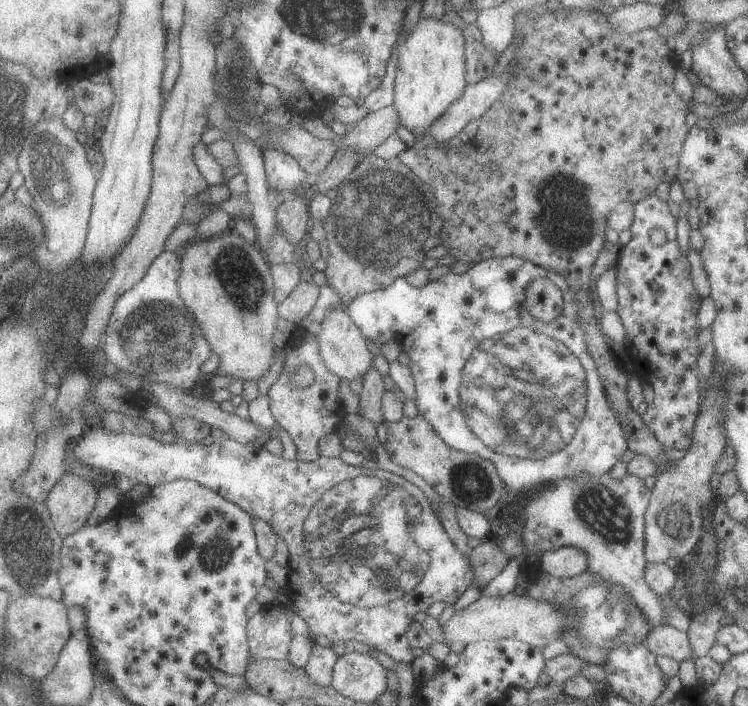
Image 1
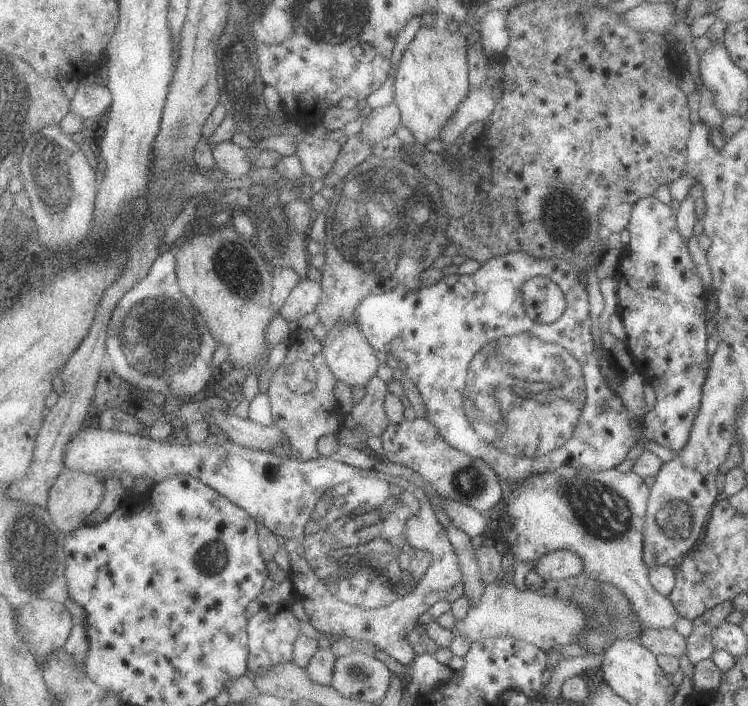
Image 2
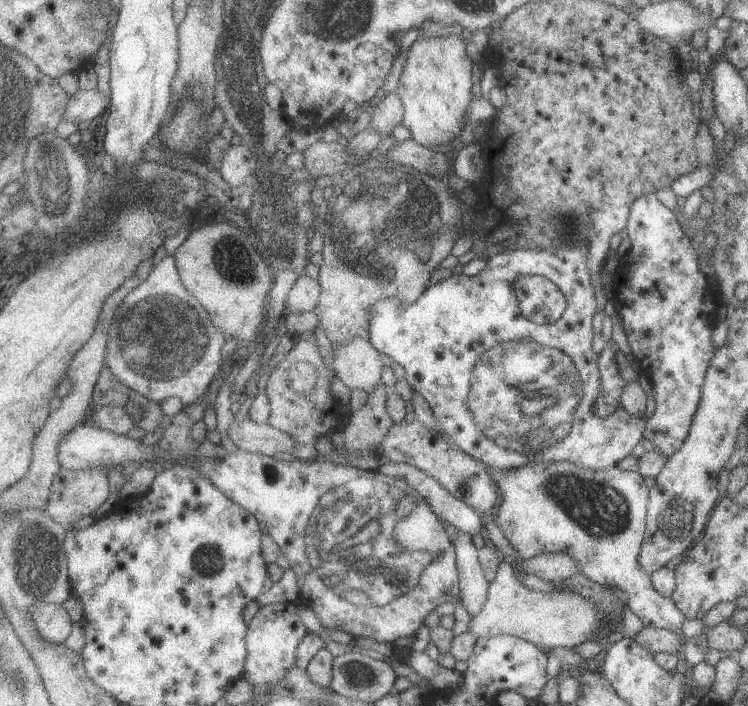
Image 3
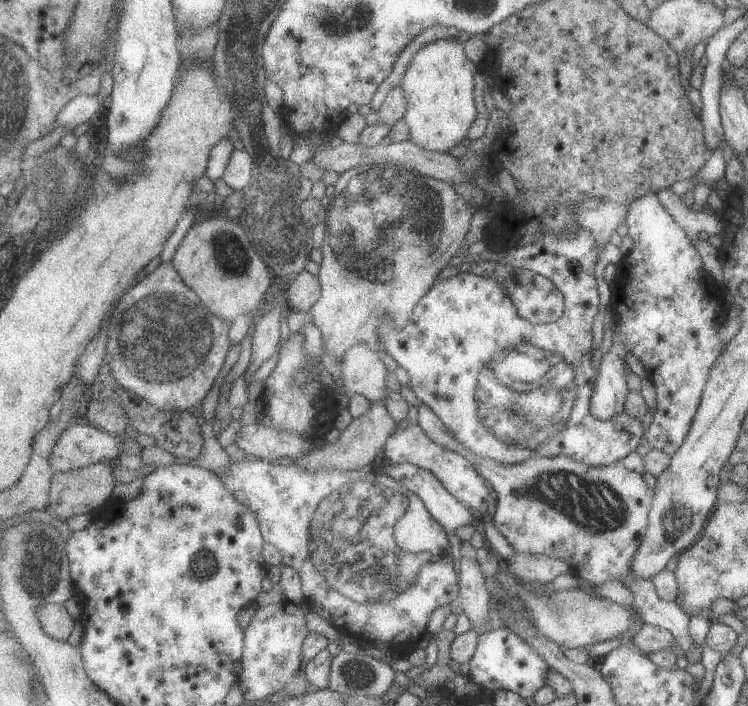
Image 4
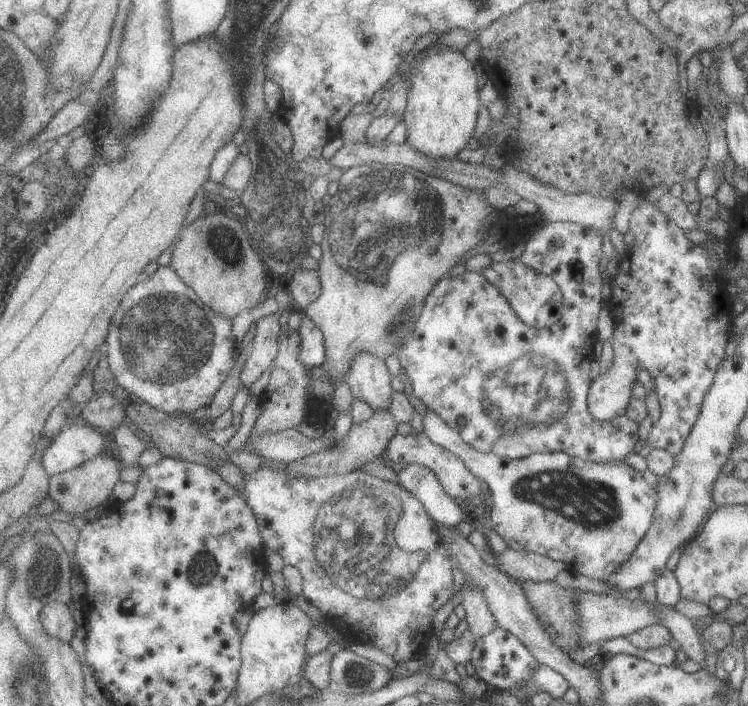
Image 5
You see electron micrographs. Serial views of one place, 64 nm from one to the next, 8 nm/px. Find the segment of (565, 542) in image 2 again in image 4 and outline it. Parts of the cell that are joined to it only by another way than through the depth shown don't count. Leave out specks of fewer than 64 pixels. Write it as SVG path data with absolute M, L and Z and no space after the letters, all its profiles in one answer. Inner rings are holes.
M425 403L418 406L418 422L433 442L469 458L475 470L491 484L497 493L497 508L490 520L516 552L565 560L573 575L590 583L625 582L625 587L633 594L633 610L644 624L670 632L679 653L695 648L688 632L690 616L675 601L661 600L651 579L643 580L631 574L631 560L648 527L653 500L653 490L647 487L642 474L620 463L585 466L565 455L535 456L519 464L501 464L477 456L461 444L439 415Z

